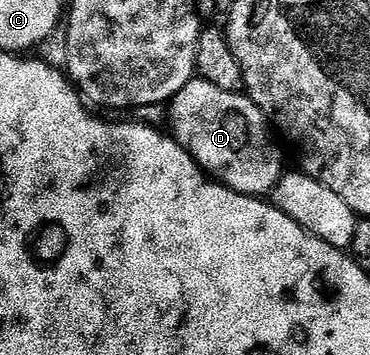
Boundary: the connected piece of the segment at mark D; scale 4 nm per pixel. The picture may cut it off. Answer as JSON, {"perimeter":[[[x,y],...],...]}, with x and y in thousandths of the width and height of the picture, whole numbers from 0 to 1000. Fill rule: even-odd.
{"perimeter":[[[522,225],[478,259],[478,270],[457,290],[462,307],[459,375],[495,420],[516,431],[516,442],[578,510],[597,513],[646,546],[722,552],[741,538],[754,504],[770,487],[765,456],[749,425],[732,414],[732,389],[722,380],[727,346],[695,304],[695,293],[657,259],[608,259],[576,237],[546,225]]]}

